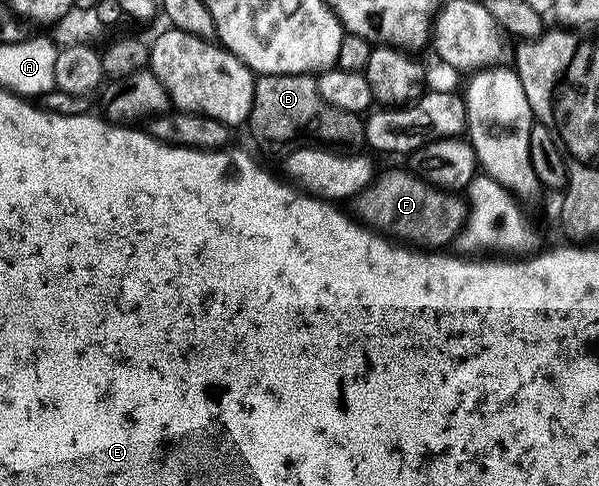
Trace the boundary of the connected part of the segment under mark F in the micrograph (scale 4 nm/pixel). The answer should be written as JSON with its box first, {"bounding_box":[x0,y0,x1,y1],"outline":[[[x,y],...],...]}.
{"bounding_box":[355,170,468,252],"outline":[[[388,170],[384,175],[373,177],[364,190],[356,194],[355,217],[367,229],[387,236],[400,244],[412,248],[427,248],[436,252],[448,241],[459,235],[468,214],[465,199],[459,193],[439,190],[430,186],[422,178],[404,170]]]}

